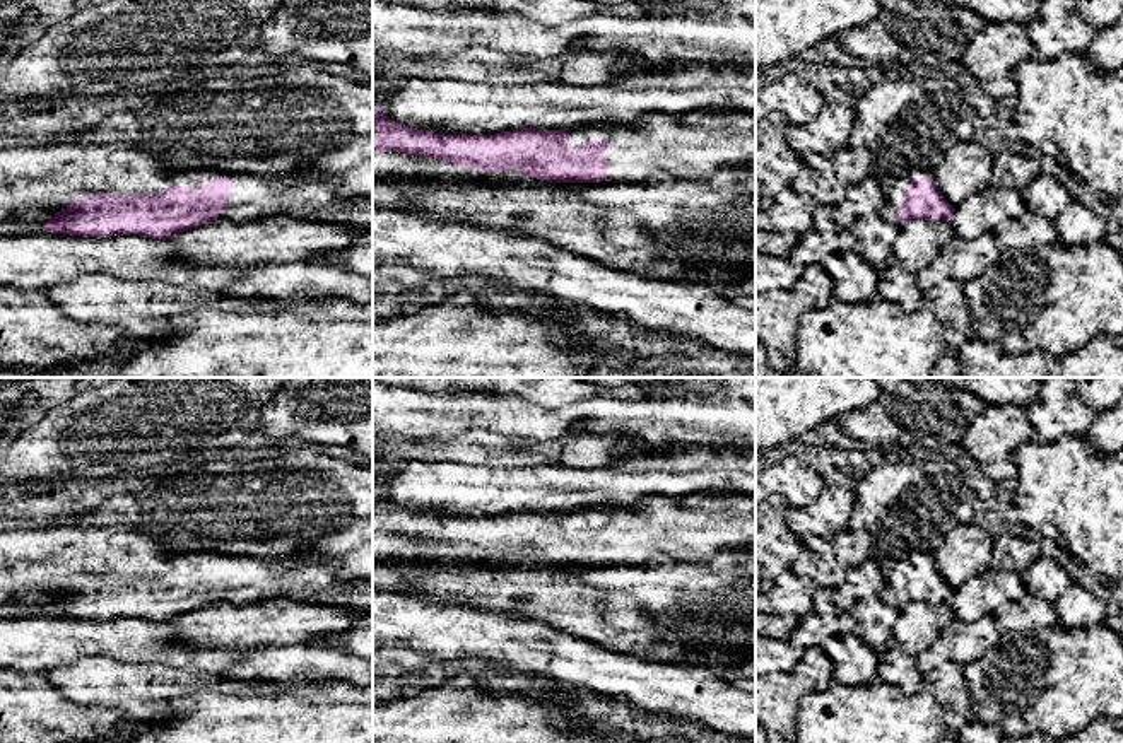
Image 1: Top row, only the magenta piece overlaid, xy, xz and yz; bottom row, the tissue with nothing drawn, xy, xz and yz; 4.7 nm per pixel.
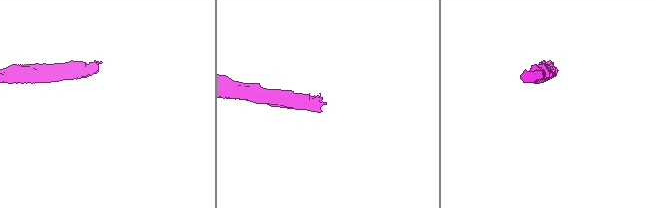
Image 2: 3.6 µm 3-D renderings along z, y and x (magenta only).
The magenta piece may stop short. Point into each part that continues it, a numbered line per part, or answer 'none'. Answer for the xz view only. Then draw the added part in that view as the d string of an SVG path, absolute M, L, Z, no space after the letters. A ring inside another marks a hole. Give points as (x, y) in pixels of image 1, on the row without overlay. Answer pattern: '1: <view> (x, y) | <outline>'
1: xz (693, 528) | M641 495L632 506L576 507L569 512L569 526L610 523L603 541L610 545L602 565L644 564L653 557L679 562L706 562L721 550L744 553L756 548L756 497L750 495Z

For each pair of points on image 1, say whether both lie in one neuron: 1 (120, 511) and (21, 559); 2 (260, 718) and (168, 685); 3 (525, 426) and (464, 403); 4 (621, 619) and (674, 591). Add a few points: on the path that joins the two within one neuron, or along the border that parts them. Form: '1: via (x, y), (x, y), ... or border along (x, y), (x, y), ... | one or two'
1: border along (60, 523), (74, 526), (125, 526) | two
2: border along (235, 687), (180, 699), (163, 719) | two
3: via (510, 414), (496, 407), (479, 405) | one
4: border along (604, 591), (626, 593), (655, 624) | two

